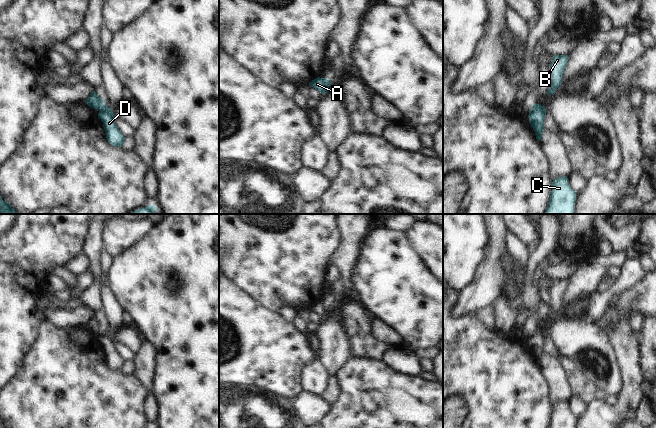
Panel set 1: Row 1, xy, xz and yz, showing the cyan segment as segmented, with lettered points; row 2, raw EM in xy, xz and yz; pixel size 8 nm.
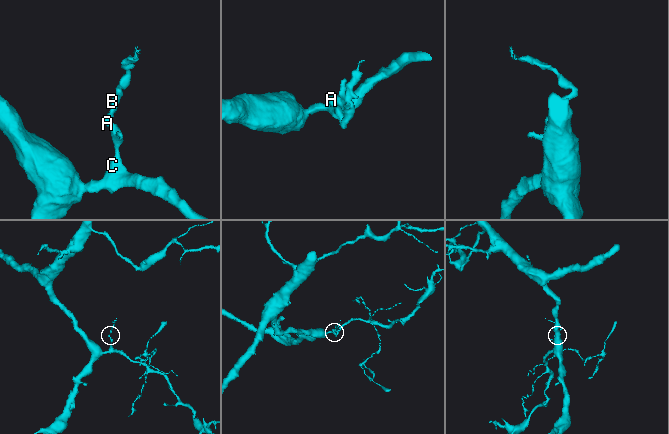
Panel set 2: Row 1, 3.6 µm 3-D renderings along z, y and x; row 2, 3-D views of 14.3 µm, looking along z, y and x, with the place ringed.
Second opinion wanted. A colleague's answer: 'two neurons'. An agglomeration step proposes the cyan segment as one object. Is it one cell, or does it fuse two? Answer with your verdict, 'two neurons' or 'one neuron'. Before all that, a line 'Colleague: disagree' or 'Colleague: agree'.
Colleague: agree
two neurons

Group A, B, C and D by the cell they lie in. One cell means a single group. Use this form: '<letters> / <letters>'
A B / C D

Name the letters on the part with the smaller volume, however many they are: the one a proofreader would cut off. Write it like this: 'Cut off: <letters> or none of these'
Cut off: A, B

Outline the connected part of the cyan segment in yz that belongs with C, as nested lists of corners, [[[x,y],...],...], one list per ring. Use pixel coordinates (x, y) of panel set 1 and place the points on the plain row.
[[[565,400],[557,401],[552,405],[552,414],[548,428],[574,428],[576,416],[568,408]]]

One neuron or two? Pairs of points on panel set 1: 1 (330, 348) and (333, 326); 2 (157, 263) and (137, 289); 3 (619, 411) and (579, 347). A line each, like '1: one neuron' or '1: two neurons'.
1: one neuron
2: one neuron
3: two neurons

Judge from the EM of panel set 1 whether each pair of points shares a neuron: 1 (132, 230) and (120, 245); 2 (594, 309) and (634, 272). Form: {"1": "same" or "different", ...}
{"1": "same", "2": "same"}

